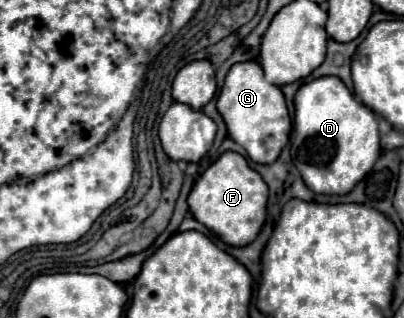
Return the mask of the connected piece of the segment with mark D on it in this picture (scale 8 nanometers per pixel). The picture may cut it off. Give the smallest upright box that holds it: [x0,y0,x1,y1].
[291,76,381,196]

